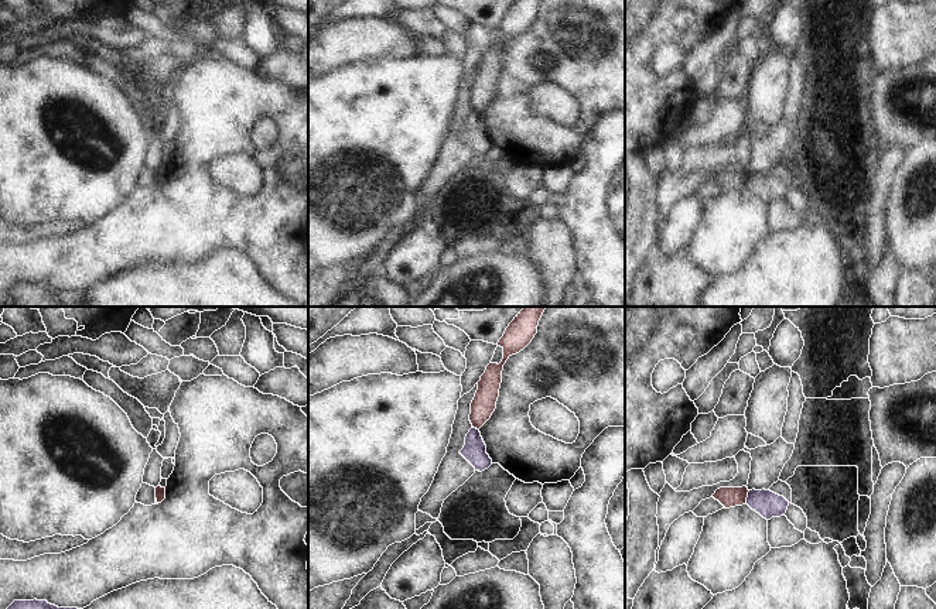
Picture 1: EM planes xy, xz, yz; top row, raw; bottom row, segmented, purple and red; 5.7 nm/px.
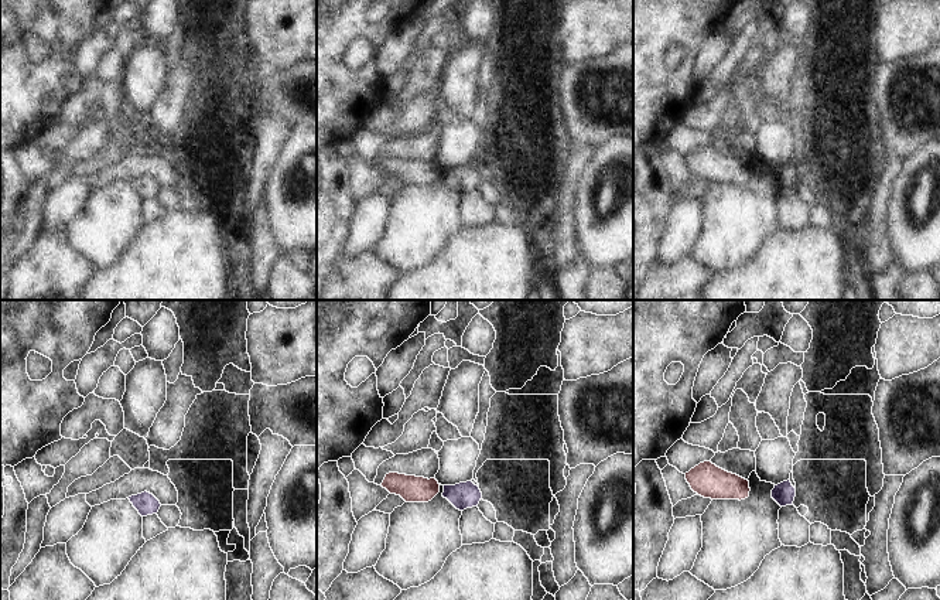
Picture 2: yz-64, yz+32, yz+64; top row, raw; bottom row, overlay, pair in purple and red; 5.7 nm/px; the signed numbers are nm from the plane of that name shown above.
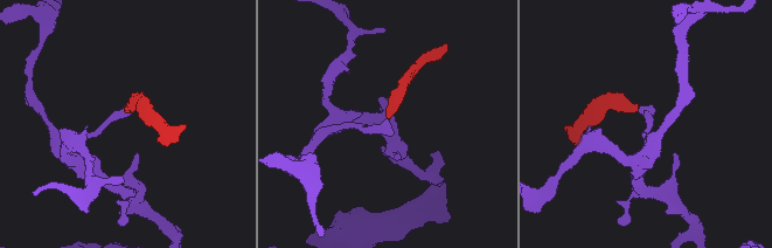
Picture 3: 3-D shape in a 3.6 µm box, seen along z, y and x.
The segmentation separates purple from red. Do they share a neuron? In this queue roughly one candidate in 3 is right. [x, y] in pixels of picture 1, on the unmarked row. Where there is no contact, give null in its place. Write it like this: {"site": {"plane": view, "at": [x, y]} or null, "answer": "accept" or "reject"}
{"site": {"plane": "yz", "at": [747, 181]}, "answer": "reject"}

